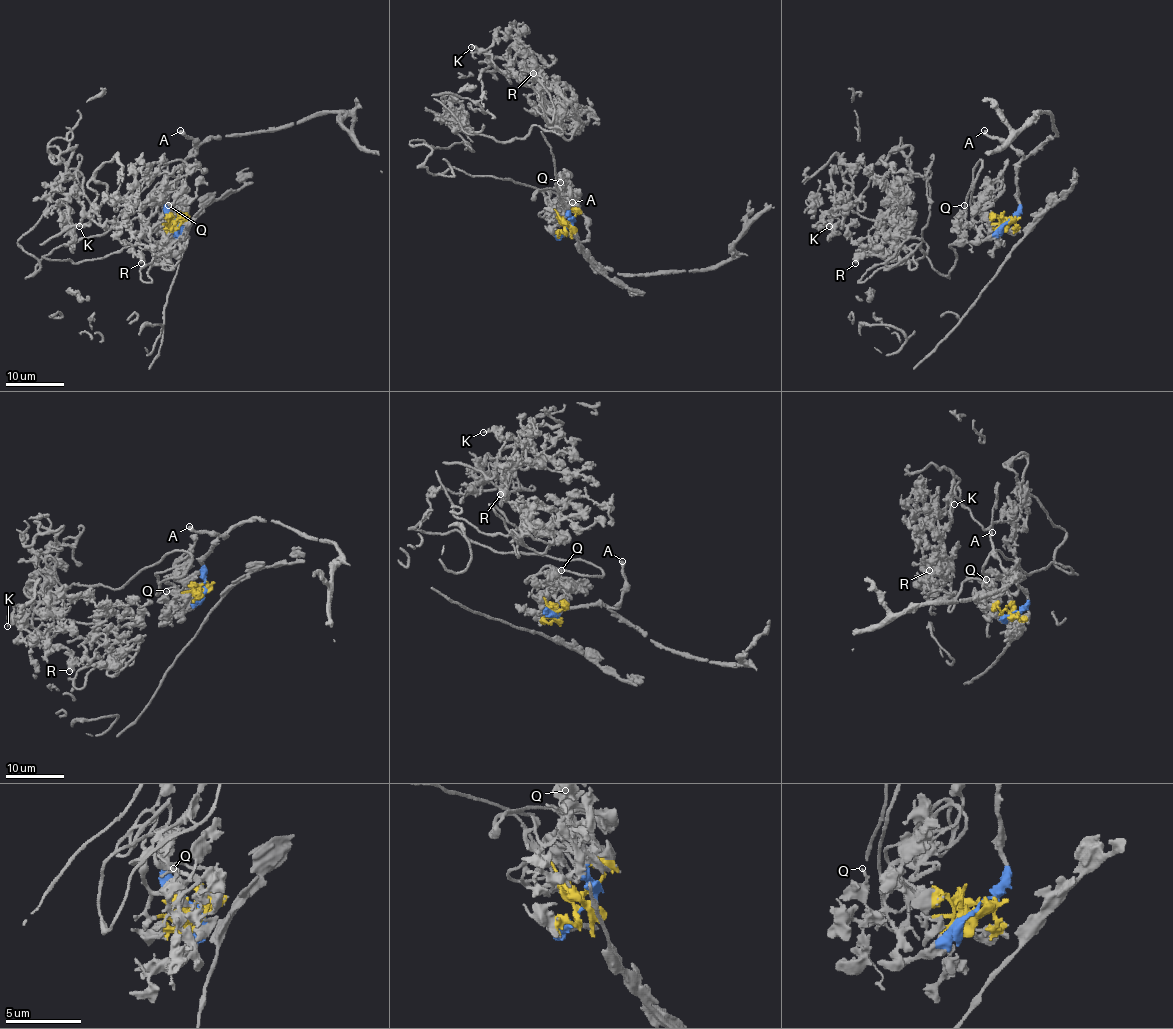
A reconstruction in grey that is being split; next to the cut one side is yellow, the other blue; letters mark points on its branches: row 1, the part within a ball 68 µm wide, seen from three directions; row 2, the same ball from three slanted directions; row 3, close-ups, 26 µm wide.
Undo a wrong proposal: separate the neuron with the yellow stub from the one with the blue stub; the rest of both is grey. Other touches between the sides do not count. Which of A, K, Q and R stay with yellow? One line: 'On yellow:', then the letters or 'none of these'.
On yellow: K, Q, R

